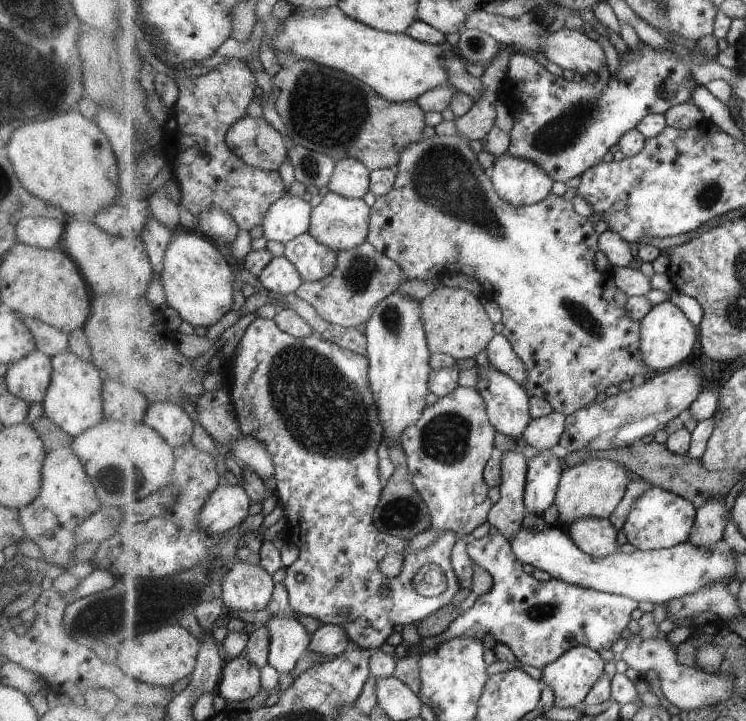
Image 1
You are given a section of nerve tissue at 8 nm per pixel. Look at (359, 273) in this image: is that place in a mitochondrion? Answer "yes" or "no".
yes

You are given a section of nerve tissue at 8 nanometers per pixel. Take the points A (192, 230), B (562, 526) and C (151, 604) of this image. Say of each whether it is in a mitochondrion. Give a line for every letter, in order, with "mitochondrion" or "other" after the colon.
A: other
B: other
C: mitochondrion

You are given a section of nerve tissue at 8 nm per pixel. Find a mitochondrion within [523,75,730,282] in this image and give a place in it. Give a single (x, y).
(561, 132)

